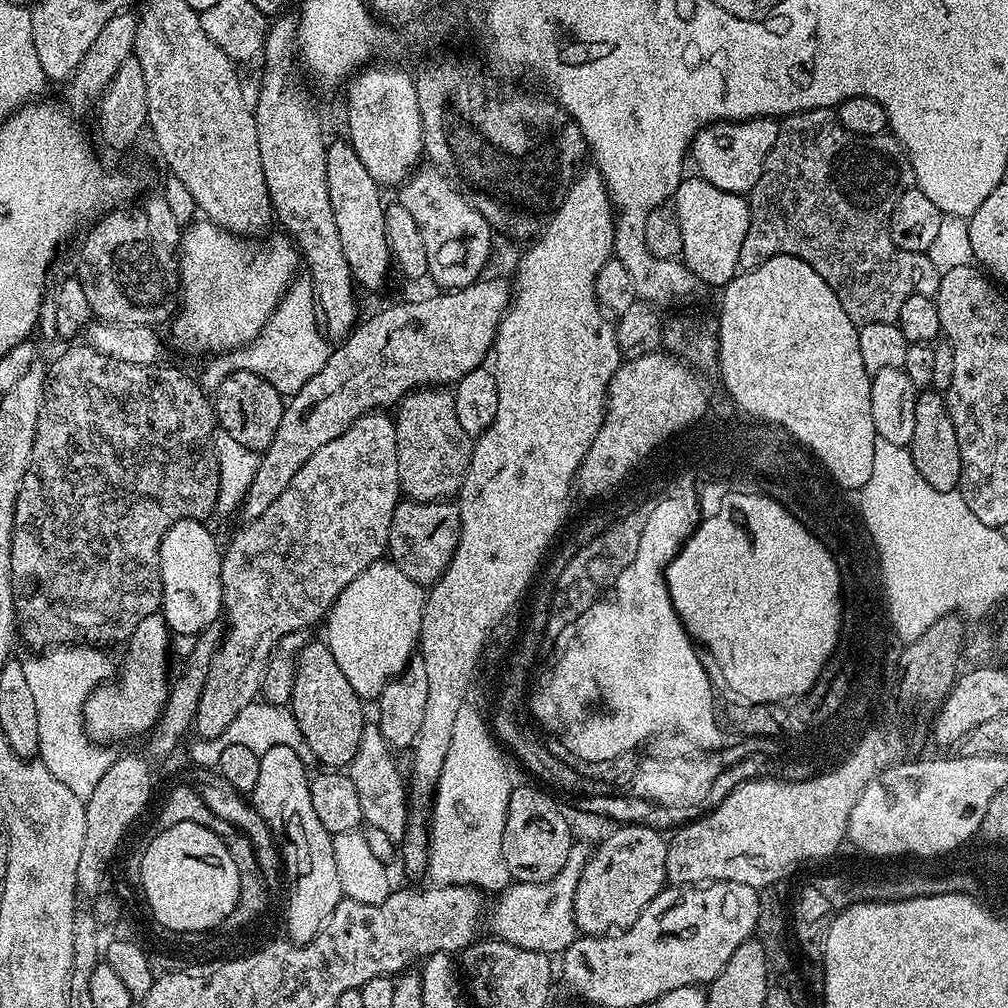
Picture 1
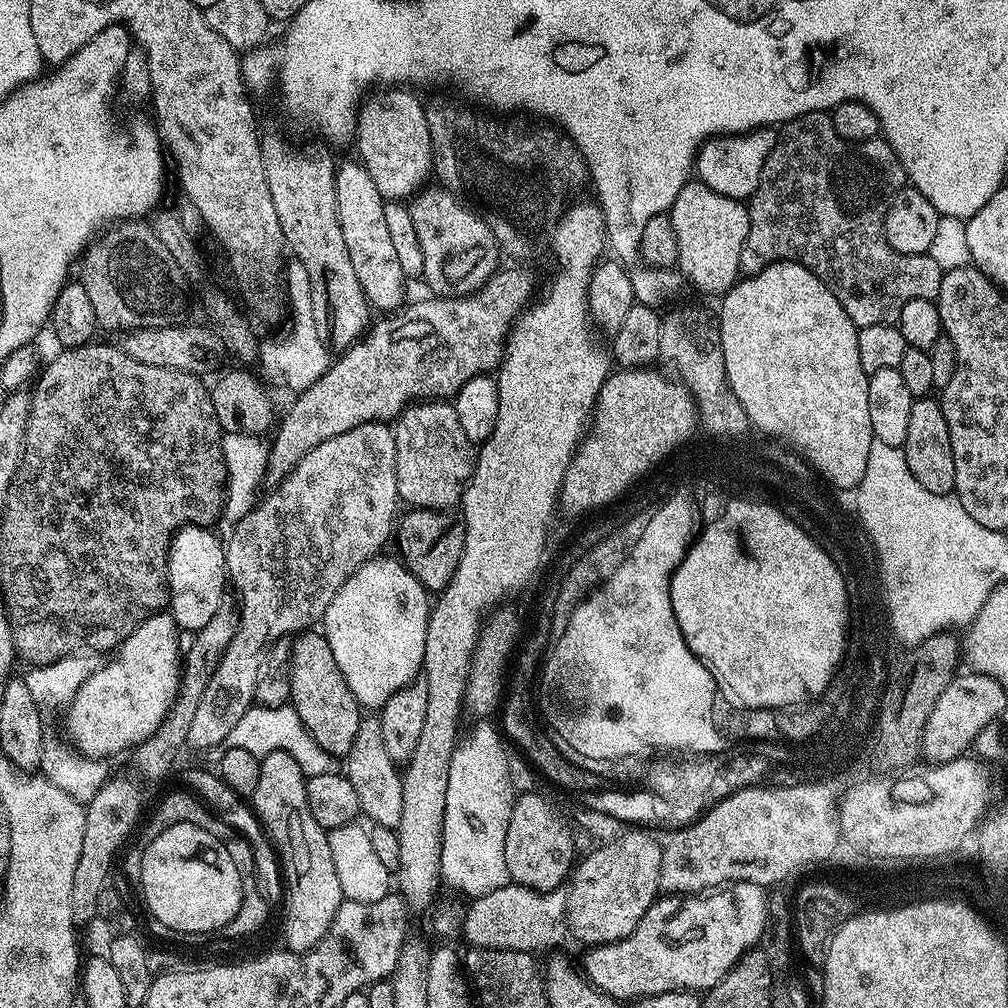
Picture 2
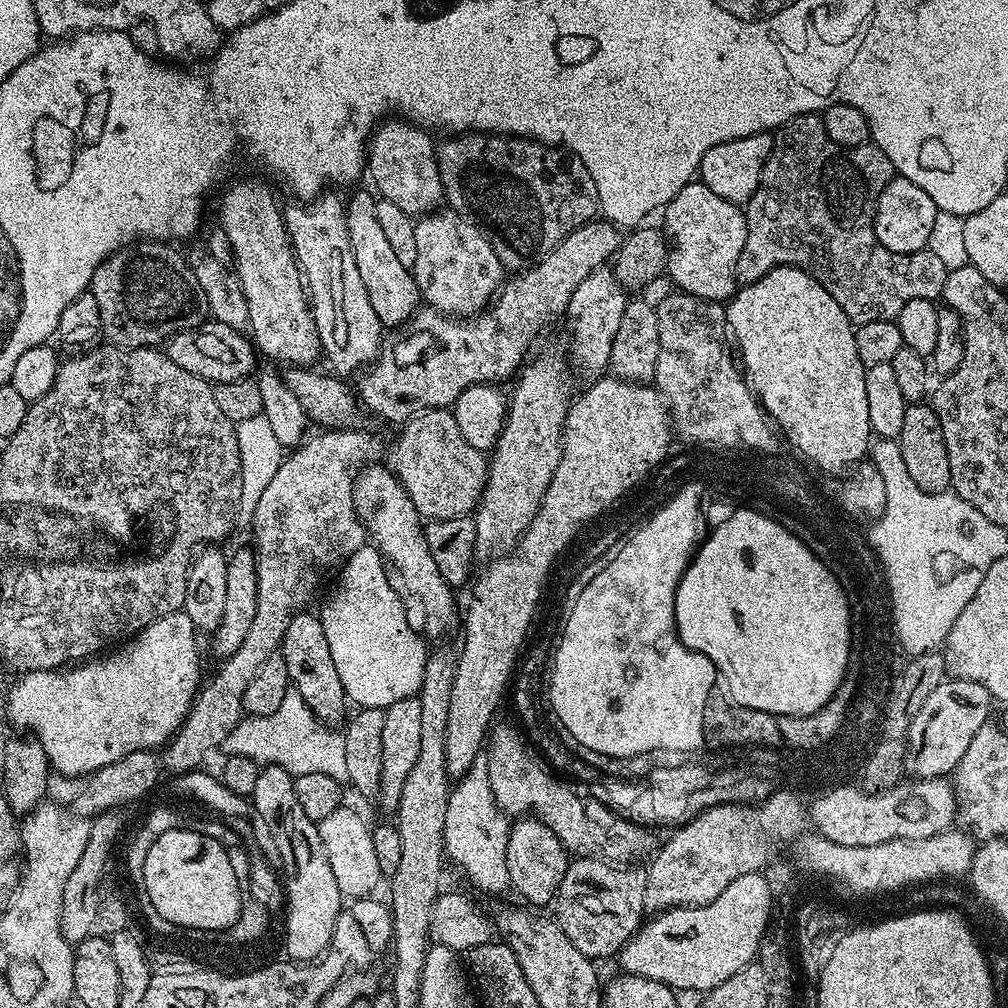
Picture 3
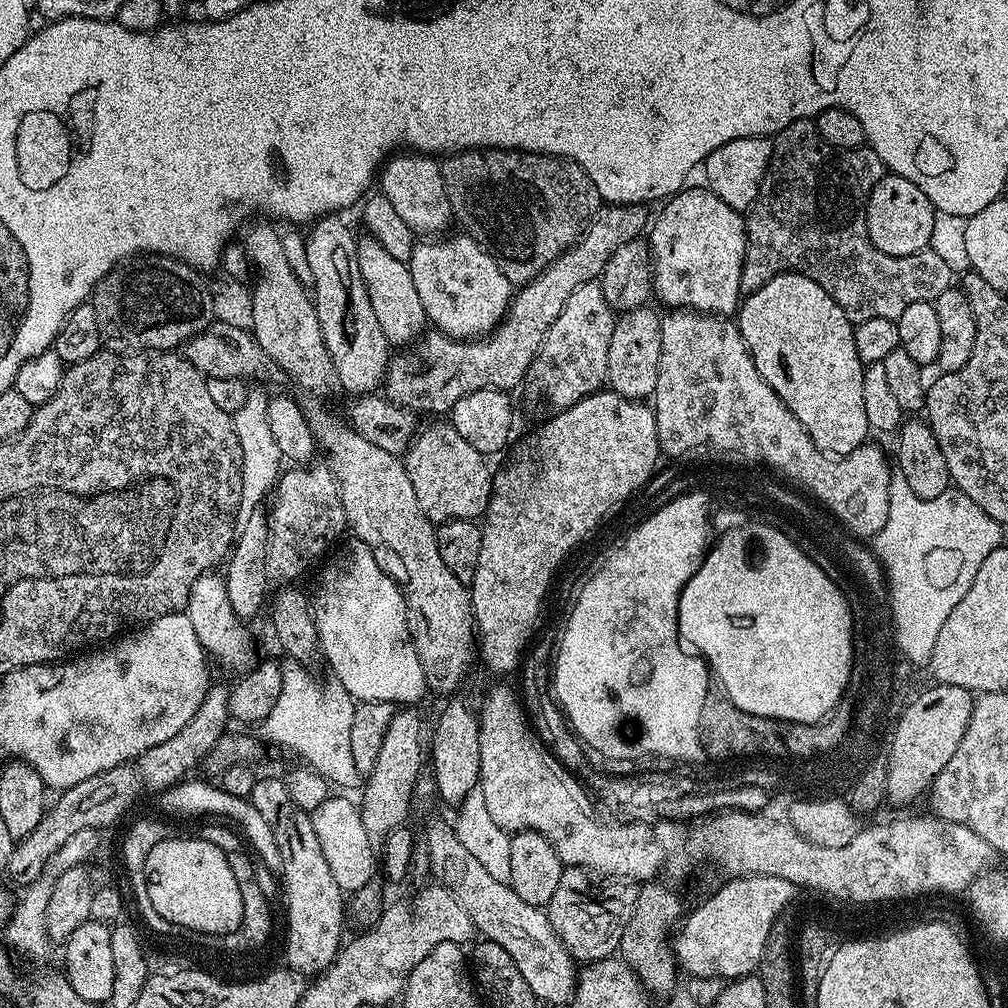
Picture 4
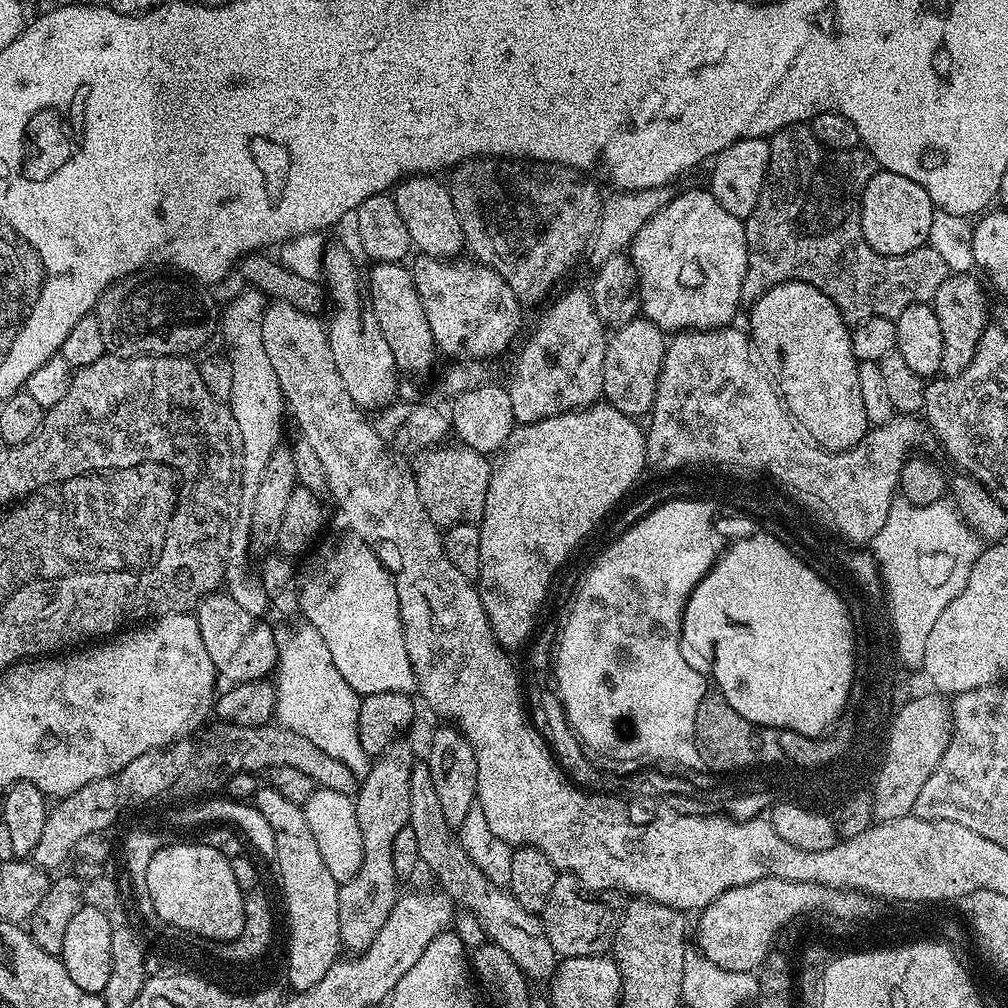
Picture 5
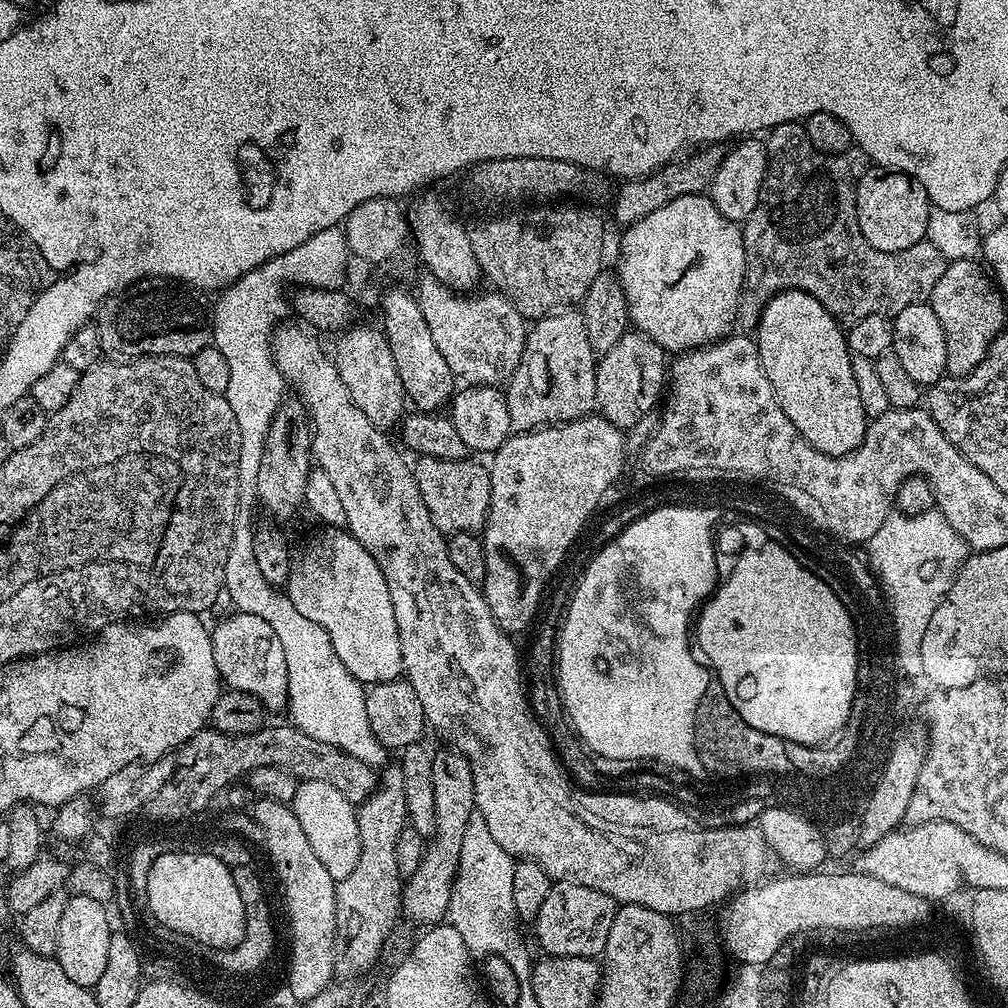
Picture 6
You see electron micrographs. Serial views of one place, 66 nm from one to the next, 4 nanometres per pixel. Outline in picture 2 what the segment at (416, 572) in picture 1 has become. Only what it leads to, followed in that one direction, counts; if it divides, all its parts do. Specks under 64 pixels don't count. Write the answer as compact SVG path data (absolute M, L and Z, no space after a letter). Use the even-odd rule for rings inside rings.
M412 508L398 520L398 540L402 563L413 572L429 593L439 594L454 578L458 562L462 562L462 550L466 546L466 526L463 515L435 508Z

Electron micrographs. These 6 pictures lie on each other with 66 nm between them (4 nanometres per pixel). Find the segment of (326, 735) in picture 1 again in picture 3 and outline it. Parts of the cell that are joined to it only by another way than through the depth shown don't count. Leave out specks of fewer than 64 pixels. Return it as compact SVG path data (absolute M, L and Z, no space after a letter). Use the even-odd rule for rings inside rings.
M301 610L290 618L286 634L282 638L278 651L284 656L288 679L291 687L306 702L321 725L336 724L343 721L346 697L342 678L338 678L338 669L334 667L334 657L326 642L326 630L322 630L319 615L312 610Z

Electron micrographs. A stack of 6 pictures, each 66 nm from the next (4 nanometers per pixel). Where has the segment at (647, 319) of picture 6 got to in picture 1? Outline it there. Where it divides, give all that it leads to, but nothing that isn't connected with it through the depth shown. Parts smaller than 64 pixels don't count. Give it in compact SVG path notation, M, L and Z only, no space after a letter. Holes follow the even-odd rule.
M692 174L677 186L674 207L682 230L682 262L701 285L713 284L716 290L723 289L738 275L740 268L738 254L748 229L747 199L739 192L718 190L718 186Z

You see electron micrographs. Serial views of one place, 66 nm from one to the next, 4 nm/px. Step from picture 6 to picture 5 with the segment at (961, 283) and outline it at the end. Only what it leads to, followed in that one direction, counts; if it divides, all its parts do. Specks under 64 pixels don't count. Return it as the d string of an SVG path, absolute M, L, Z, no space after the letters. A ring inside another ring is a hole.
M949 274L946 282L938 286L938 294L934 294L931 302L938 318L938 327L942 329L940 372L944 376L957 376L966 370L966 366L970 366L982 338L982 330L990 319L990 303L984 297L983 286L974 277L972 274Z

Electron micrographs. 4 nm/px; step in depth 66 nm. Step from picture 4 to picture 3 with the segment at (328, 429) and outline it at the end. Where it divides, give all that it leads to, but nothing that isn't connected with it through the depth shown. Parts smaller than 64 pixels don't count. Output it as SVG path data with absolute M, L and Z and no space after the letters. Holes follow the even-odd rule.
M380 462L373 463L361 471L364 472L361 476L359 473L355 477L352 497L356 513L364 521L371 543L384 557L395 583L416 599L416 604L424 615L425 630L432 636L440 636L458 620L456 600L452 597L455 596L454 589L444 581L442 574L438 574L438 566L435 565L434 558L430 558L420 511L416 509L414 502L410 502L395 471L391 467L383 468L382 465Z

